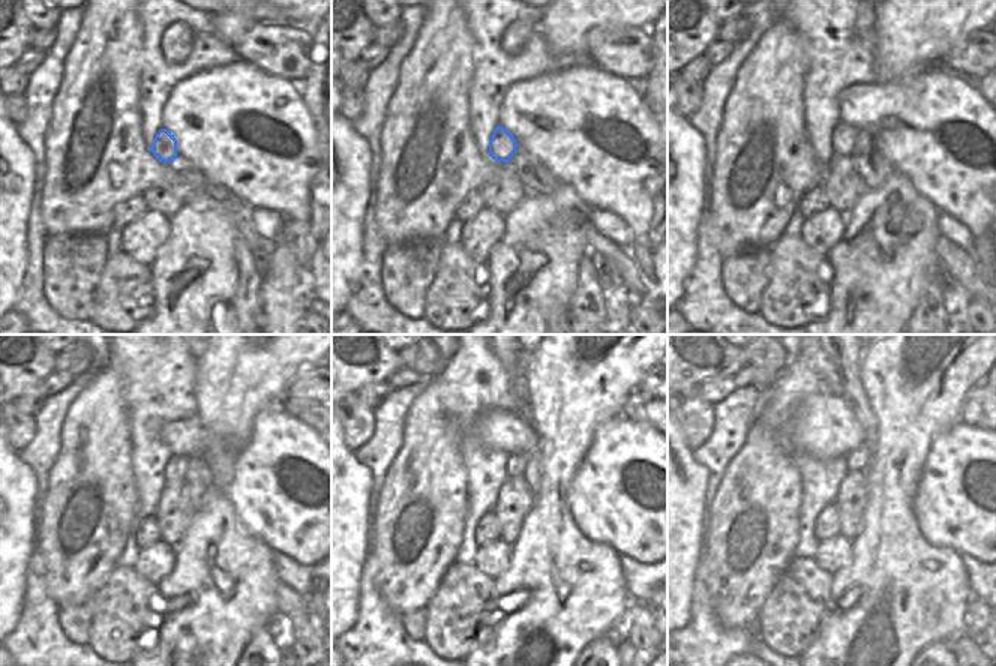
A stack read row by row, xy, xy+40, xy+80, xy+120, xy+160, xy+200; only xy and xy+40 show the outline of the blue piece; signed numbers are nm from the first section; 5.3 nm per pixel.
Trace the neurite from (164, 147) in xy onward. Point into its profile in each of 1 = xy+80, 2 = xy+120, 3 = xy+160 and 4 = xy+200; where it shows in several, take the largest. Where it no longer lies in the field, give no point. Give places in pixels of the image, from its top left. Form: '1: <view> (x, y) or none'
1: xy+80 (843, 137)
2: xy+120 (176, 468)
3: xy+160 (515, 468)
4: xy+200 (851, 465)

